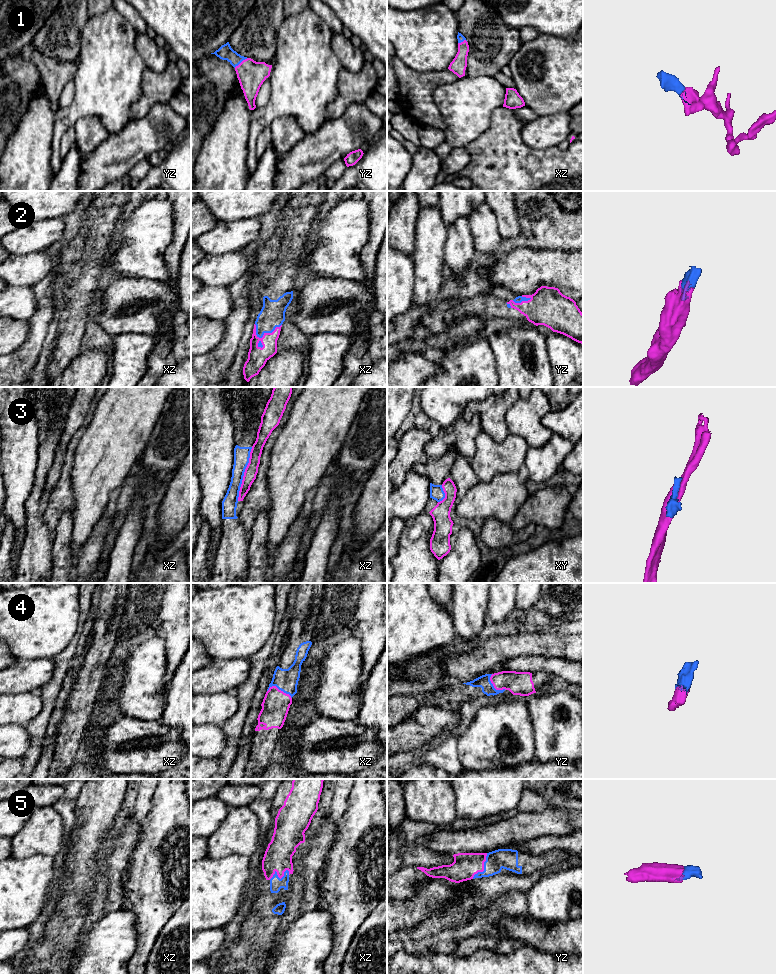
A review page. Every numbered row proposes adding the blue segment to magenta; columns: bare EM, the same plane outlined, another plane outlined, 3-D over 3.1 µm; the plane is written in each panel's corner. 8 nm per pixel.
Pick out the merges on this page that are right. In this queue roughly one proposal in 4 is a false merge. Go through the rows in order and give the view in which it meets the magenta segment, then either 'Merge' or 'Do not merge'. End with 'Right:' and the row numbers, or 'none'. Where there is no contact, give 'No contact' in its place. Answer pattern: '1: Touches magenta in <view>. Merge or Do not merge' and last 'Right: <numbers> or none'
1: Touches magenta in yz. Merge
2: Touches magenta in xz. Merge
3: Touches magenta in xz. Do not merge
4: Touches magenta in xz. Merge
5: Touches magenta in xz. Merge
Right: 1, 2, 4, 5

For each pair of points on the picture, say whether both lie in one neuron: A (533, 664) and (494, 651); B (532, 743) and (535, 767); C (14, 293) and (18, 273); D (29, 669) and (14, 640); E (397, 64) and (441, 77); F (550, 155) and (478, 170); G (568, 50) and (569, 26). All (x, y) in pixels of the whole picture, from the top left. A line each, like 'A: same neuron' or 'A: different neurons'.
A: different neurons
B: different neurons
C: different neurons
D: different neurons
E: same neuron
F: same neuron
G: different neurons

